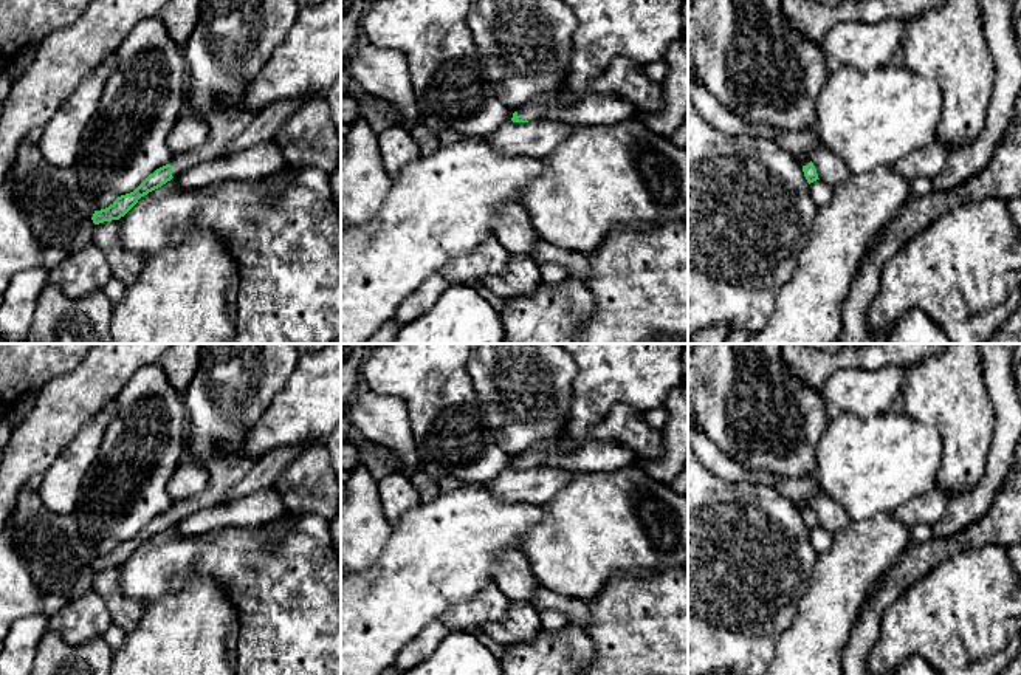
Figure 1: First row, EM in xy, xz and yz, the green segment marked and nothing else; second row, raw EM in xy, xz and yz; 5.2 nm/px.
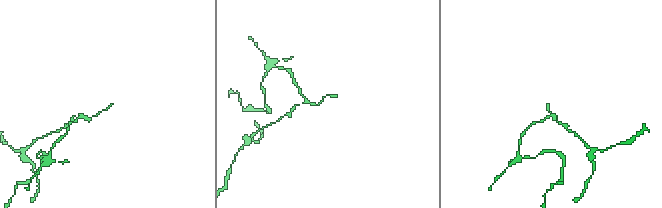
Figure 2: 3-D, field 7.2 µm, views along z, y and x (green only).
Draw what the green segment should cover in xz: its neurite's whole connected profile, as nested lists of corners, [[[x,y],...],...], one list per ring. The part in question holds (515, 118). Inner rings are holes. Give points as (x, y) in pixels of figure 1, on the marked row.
[[[561,0],[578,20],[572,39],[569,77],[552,94],[541,94],[528,105],[513,113],[513,122],[541,119],[552,107],[567,107],[589,94],[590,84],[598,79],[609,63],[623,56],[635,63],[646,65],[663,60],[668,48],[683,39],[683,0]]]

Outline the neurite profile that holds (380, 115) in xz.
[[[350,85],[345,94],[358,102],[359,116],[367,121],[375,135],[400,124],[400,115],[387,101],[369,94],[356,85]]]

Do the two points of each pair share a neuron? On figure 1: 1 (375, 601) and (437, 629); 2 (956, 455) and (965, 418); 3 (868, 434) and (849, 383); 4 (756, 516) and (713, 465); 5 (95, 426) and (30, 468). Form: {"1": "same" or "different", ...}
{"1": "different", "2": "same", "3": "different", "4": "different", "5": "different"}

